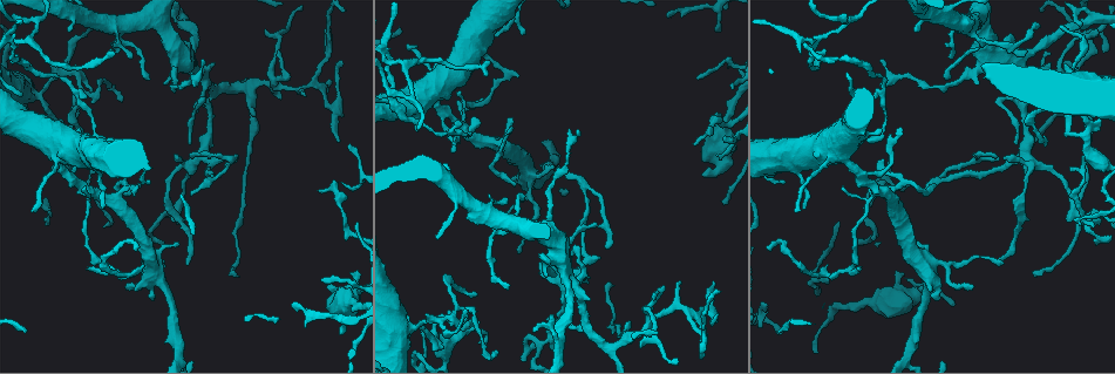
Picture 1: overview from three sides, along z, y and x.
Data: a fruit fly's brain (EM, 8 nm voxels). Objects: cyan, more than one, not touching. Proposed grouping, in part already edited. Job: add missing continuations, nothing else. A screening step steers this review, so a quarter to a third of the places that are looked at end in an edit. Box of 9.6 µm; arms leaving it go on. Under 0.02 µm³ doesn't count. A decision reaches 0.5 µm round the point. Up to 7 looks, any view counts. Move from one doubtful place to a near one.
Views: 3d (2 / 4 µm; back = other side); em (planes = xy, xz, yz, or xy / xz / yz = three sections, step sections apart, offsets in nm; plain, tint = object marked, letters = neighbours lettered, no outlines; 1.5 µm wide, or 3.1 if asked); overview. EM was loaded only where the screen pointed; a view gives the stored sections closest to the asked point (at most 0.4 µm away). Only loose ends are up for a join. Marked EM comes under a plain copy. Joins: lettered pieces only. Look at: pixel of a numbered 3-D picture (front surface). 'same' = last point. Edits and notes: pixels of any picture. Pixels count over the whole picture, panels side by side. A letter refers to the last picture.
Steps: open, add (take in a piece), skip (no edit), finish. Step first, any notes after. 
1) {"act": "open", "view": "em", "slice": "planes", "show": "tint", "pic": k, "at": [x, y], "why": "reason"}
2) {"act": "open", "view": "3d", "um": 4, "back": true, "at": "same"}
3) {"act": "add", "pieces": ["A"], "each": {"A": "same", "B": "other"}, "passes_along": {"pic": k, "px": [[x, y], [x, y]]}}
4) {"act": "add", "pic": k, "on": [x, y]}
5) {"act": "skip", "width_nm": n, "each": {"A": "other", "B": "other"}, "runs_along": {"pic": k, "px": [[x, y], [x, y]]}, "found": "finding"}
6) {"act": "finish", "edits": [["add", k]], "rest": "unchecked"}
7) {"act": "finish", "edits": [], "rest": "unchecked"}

{"act": "open", "view": "3d", "um": 4, "pic": 1, "at": [509, 289], "why": "tapers out"}

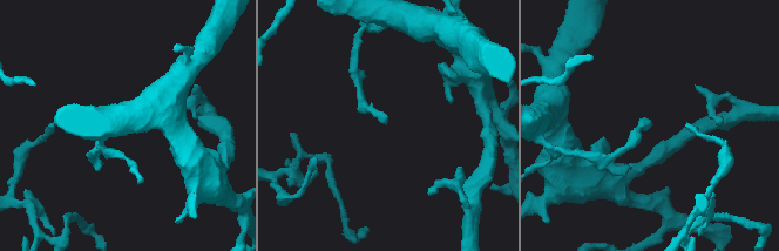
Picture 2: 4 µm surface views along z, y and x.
{"act": "open", "view": "em", "slice": "xz", "step": 4, "show": "tint", "pic": 2, "at": [649, 126], "why": "shape alone is not enough"}

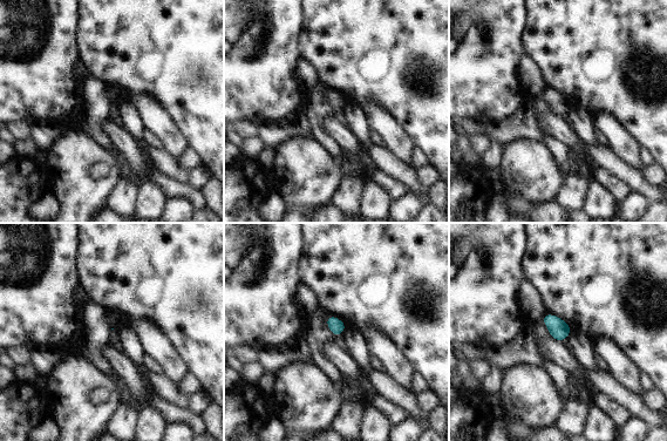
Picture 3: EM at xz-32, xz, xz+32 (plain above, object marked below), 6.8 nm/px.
{"act": "open", "view": "em", "slice": "planes", "show": "letters", "at": "same"}

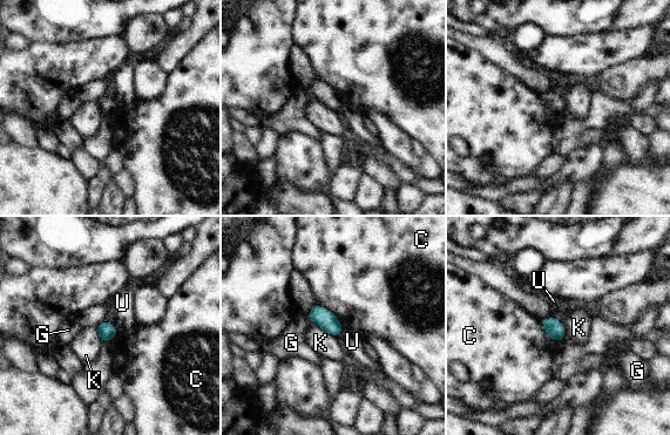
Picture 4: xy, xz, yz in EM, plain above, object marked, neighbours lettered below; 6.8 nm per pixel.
{"act": "skip", "each": {"C": "other", "G": "other", "K": "other", "U": "other"}, "border": {"pic": 4, "px": [[316, 304], [327, 308], [344, 326]]}, "found": "none of them fits"}

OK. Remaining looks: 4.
{"act": "open", "view": "3d", "um": 4, "pic": 1, "at": [80, 129], "why": "tapers out"}

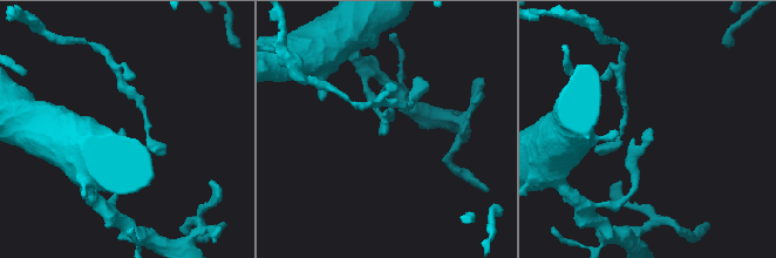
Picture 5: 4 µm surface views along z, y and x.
{"act": "open", "view": "em", "slice": "yz", "step": 4, "show": "tint", "pic": 5, "at": [382, 130]}

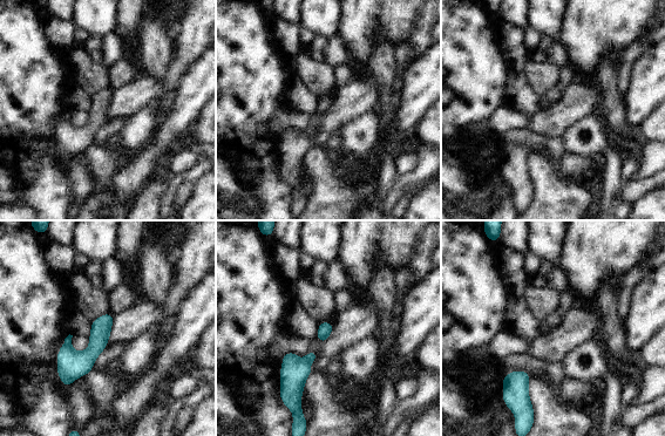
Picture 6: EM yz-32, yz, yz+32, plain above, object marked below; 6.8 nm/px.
{"act": "open", "view": "em", "slice": "planes", "show": "letters", "at": "same", "why": "cut it another way"}

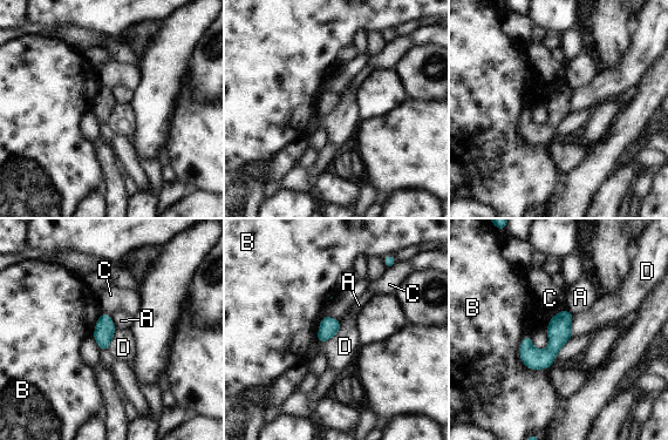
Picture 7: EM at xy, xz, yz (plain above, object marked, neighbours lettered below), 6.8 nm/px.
{"act": "skip", "width_nm": 130, "longest_contact_nm": ["B", 300], "each": {"A": "other", "B": "other", "C": "other", "D": "other"}, "found": "none of them fits"}

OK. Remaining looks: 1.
{"act": "finish", "edits": [], "rest": "unchecked"}

